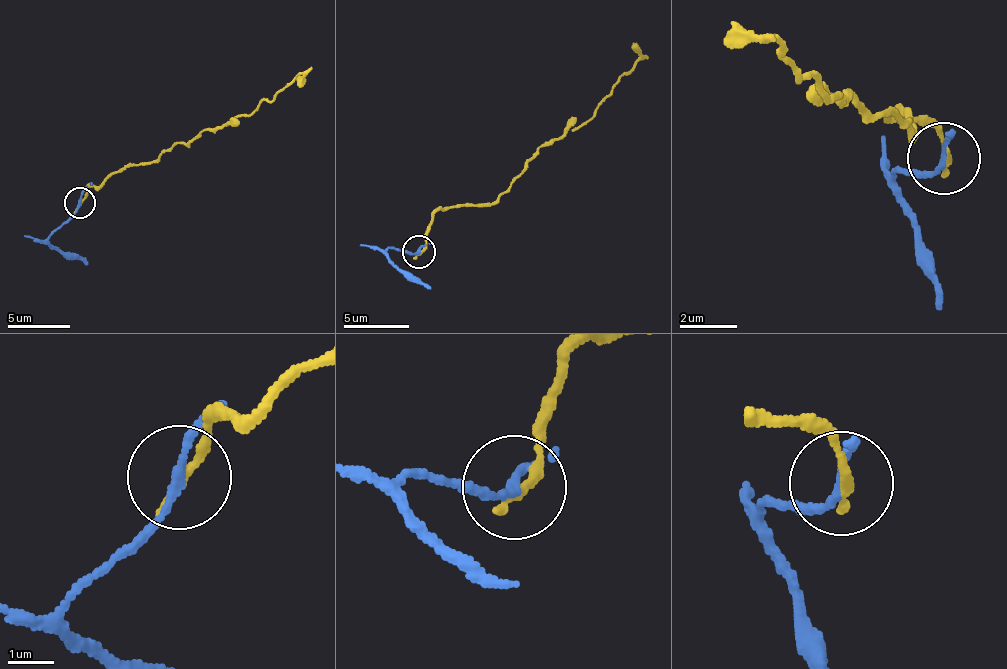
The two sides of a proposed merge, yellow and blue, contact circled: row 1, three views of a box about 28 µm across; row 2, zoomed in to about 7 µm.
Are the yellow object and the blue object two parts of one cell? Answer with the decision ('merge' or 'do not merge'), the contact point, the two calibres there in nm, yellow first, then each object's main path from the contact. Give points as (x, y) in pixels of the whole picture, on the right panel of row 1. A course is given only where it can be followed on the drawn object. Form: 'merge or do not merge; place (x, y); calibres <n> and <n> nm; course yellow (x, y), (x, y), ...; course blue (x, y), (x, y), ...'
do not merge; place (943, 158); calibres 240 and 150 nm; course yellow (945, 156), (946, 139), (890, 118), (899, 110), (911, 134), (795, 74), (782, 42), (725, 41); course blue (945, 156), (930, 173), (891, 175), (891, 193), (939, 309)

